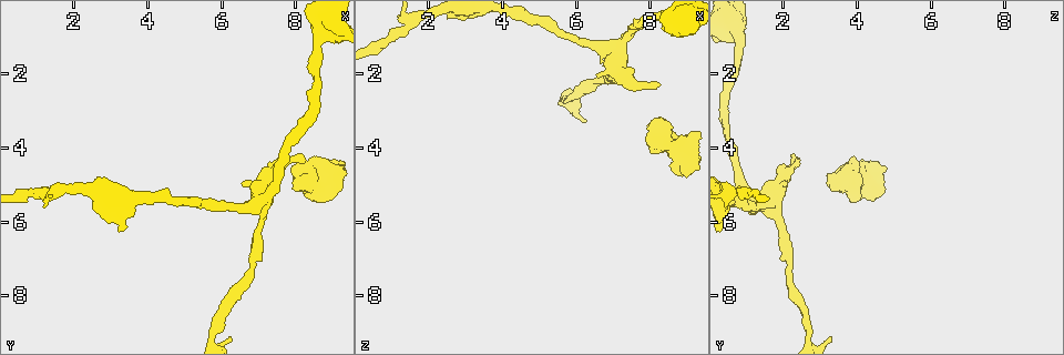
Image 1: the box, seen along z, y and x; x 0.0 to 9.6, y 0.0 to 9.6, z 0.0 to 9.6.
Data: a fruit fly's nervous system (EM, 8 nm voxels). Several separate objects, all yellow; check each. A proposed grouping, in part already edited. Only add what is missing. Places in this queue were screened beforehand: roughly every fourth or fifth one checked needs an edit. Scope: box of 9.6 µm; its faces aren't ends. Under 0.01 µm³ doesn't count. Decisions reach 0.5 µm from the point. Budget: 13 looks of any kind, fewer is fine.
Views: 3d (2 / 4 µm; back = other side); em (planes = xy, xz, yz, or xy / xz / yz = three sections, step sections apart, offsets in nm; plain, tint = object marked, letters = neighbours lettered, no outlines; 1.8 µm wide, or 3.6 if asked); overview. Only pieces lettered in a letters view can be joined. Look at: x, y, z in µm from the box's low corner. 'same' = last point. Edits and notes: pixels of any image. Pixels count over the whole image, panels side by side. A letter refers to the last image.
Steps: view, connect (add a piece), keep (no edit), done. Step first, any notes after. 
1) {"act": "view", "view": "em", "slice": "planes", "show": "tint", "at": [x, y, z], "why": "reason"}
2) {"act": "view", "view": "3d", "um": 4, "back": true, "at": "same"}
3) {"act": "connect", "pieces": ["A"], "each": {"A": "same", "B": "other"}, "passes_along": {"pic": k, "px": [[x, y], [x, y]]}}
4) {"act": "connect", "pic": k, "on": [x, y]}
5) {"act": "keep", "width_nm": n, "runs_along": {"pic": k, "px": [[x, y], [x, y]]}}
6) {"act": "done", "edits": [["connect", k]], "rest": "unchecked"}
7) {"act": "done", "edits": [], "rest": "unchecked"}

{"act": "view", "view": "em", "slice": "planes", "show": "letters", "at": [8.95, 4.45, 4.75], "why": "thick end"}

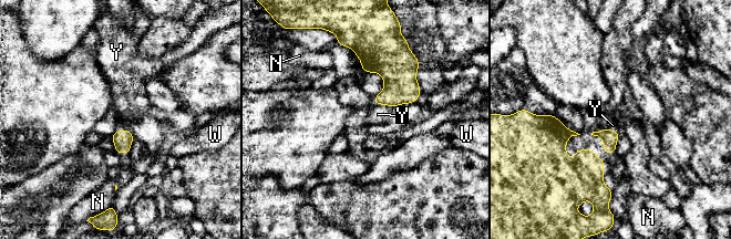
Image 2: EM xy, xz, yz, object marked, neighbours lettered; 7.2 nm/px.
{"act": "connect", "pieces": ["Y"], "longest_contact_nm": ["Y", 110], "each": {"N": "other", "W": "other", "Y": "same"}, "passes_along": {"pic": 2, "px": [[399, 73], [385, 104], [378, 114]]}, "found": "the neuron continues"}

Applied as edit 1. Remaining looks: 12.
{"act": "view", "view": "overview", "why": "redraw"}

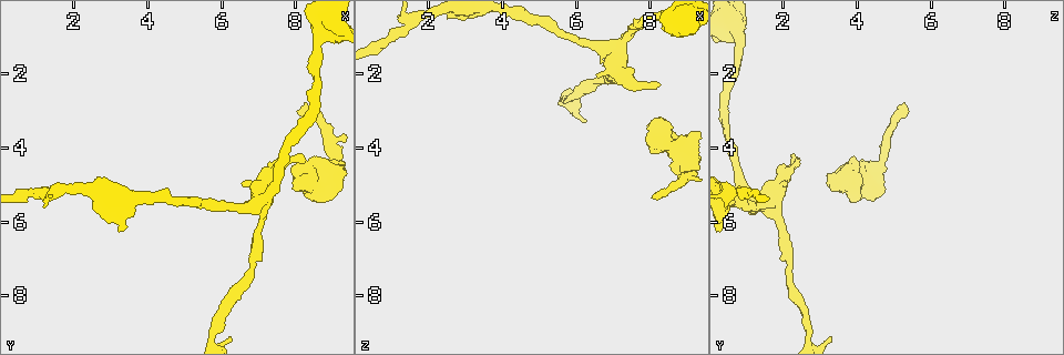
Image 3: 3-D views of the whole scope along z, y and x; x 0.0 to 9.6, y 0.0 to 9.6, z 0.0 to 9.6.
{"act": "view", "view": "em", "slice": "xy", "step": 8, "show": "tint", "at": [8.30, 4.40, 2.35], "why": "branch stops here"}

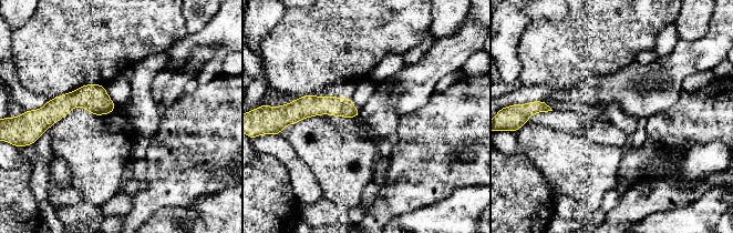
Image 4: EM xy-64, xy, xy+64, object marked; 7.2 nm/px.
{"act": "view", "view": "em", "slice": "planes", "show": "letters", "at": "same"}

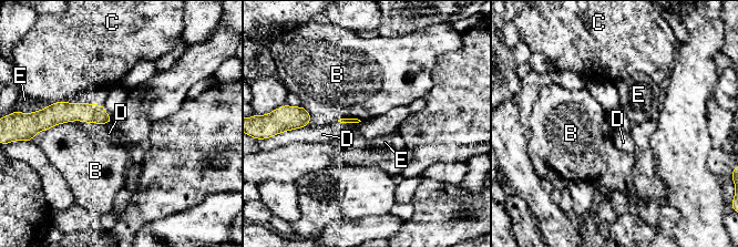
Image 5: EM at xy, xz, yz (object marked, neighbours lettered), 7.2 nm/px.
{"act": "keep", "each": {"B": "other", "C": "other", "D": "other", "E": "other"}, "border": {"pic": 5, "px": [[83, 122], [69, 121], [42, 131]]}, "found": "none of them fits"}

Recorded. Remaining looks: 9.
{"act": "view", "view": "em", "slice": "planes", "show": "letters", "at": [6.25, 9.15, 3.30], "why": "long arm stops here"}

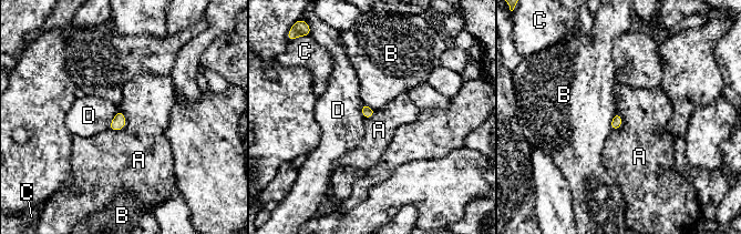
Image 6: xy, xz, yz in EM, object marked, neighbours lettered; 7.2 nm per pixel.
{"act": "keep", "each": {"A": "other", "B": "other", "C": "other", "D": "other"}, "border": {"pic": 6, "px": [[117, 109], [125, 125], [111, 131]]}, "found": "none of them fits"}

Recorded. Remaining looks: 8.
{"act": "view", "view": "em", "slice": "planes", "show": "tint", "at": [1.55, 5.20, 0.55]}

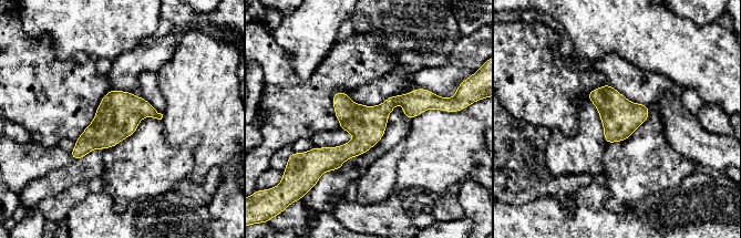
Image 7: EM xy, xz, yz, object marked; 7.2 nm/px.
{"act": "view", "view": "em", "slice": "planes", "show": "letters", "at": "same"}

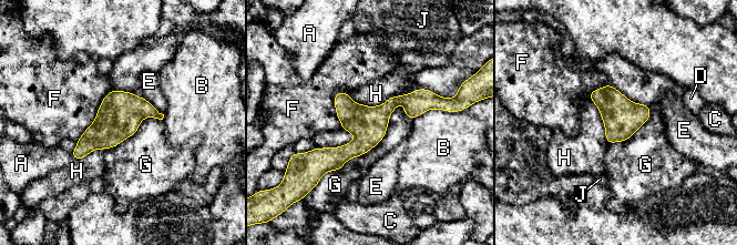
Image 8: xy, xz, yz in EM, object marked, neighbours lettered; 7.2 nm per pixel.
{"act": "keep", "each": {"A": "other", "B": "other", "C": "other", "D": "other", "E": "other", "F": "other", "G": "other", "H": "other", "J": "other"}, "runs_along": {"pic": 8, "px": [[434, 105], [395, 101], [349, 151], [313, 154]]}, "found": "none of them fits"}

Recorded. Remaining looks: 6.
{"act": "done", "edits": [["connect", 2]], "rest": "unchecked"}

